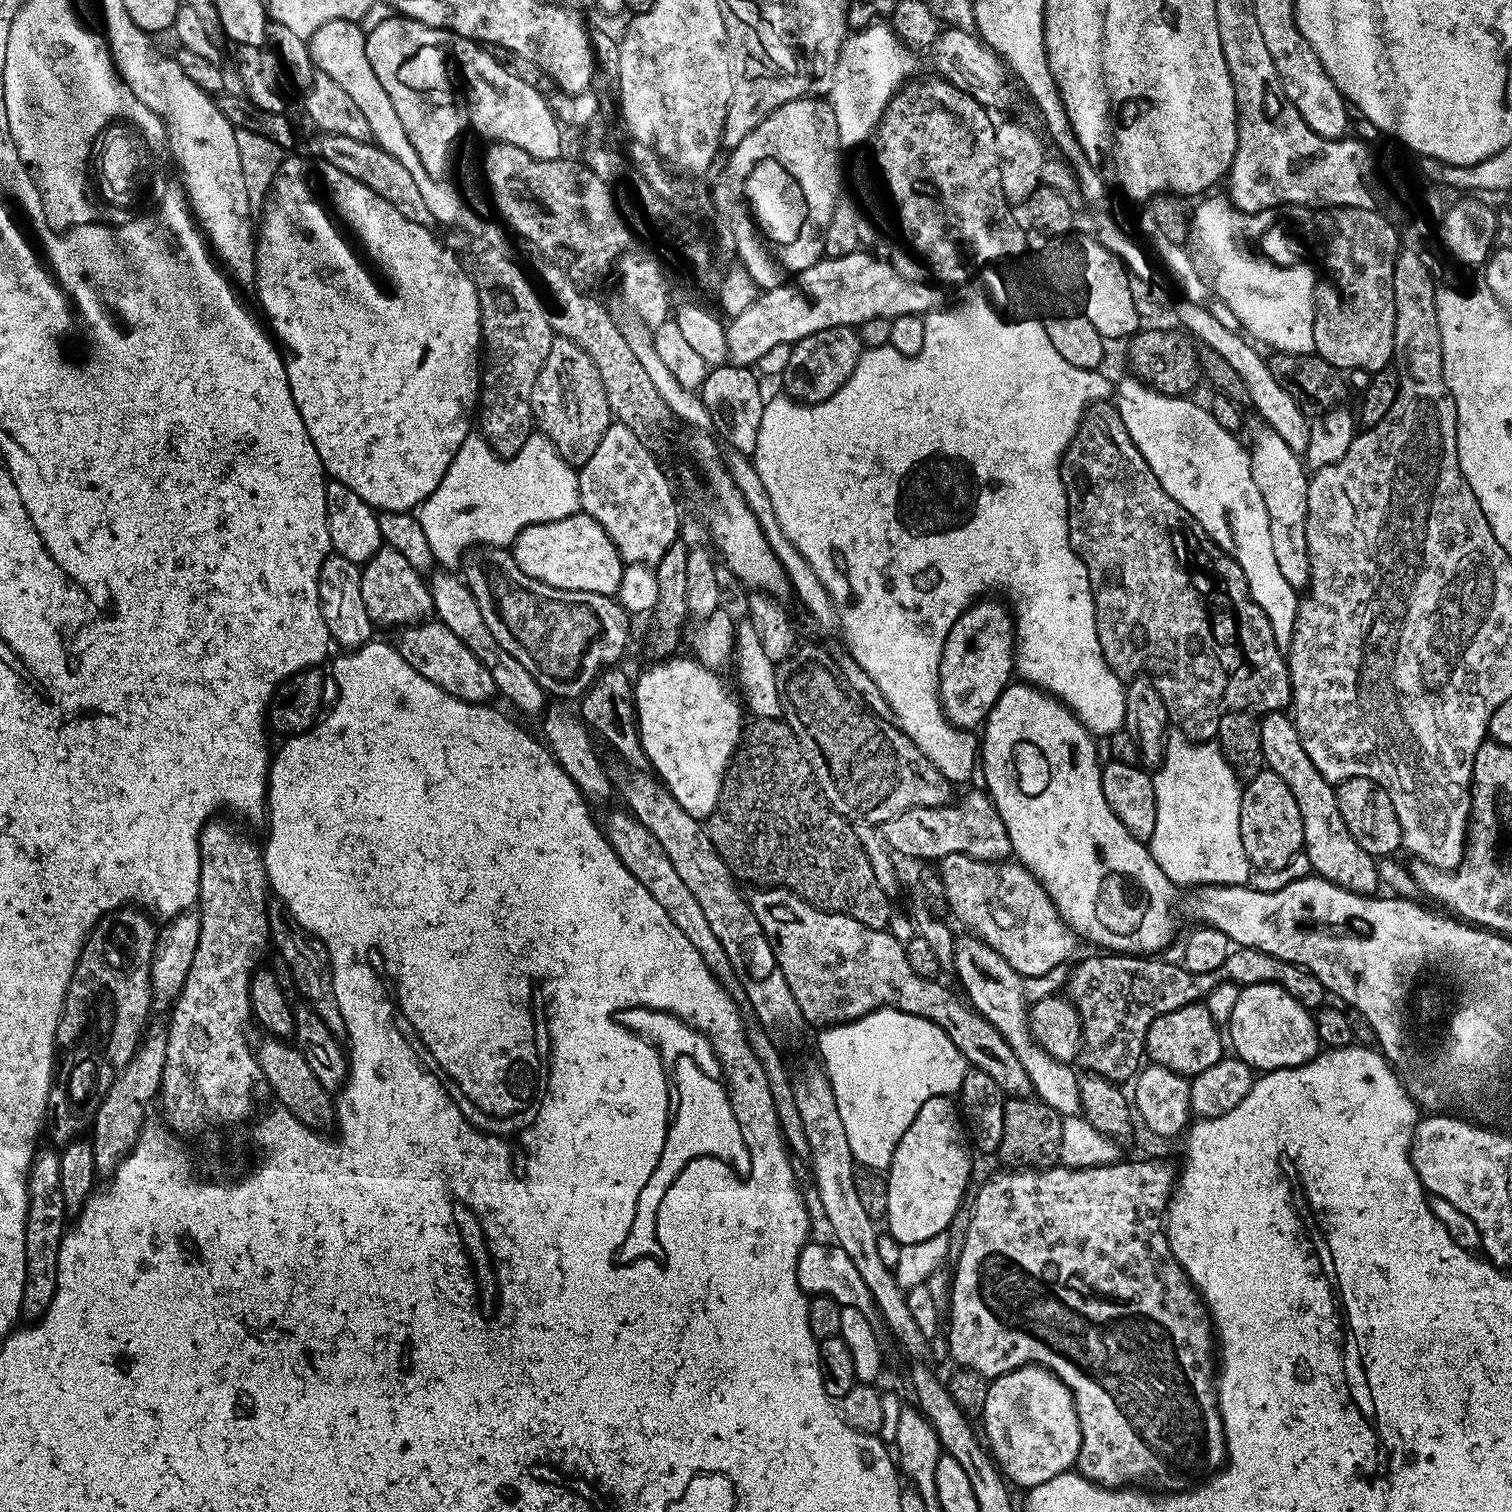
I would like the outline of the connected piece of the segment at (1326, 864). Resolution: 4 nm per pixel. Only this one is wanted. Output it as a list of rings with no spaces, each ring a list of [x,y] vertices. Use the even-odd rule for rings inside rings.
[[[1284,712],[1267,713],[1260,720],[1262,734],[1262,754],[1267,771],[1278,774],[1282,782],[1290,788],[1298,811],[1302,816],[1302,834],[1304,835],[1303,855],[1308,855],[1308,864],[1313,873],[1324,880],[1345,888],[1347,892],[1356,892],[1360,896],[1370,896],[1381,887],[1377,857],[1366,854],[1362,846],[1346,830],[1342,814],[1338,814],[1338,798],[1331,781],[1325,779],[1302,750],[1302,738],[1298,738],[1295,719]]]

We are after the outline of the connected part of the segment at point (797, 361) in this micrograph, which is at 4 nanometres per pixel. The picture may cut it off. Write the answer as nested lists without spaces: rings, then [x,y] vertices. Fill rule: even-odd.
[[[839,328],[819,330],[792,344],[787,349],[784,369],[780,372],[780,384],[789,401],[803,404],[820,404],[829,400],[841,388],[852,373],[858,359],[858,346]]]

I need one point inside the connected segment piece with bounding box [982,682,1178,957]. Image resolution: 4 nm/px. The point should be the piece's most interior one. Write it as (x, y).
(1039, 761)

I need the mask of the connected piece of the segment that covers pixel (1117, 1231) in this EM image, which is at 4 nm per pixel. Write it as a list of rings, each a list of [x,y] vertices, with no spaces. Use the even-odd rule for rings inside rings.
[[[1132,1160],[1129,1164],[1117,1162],[1099,1166],[1057,1166],[1020,1171],[1024,1172],[996,1172],[984,1185],[977,1187],[977,1206],[970,1232],[966,1235],[962,1258],[950,1276],[952,1321],[946,1332],[947,1354],[957,1360],[955,1363],[959,1367],[969,1368],[985,1378],[1004,1376],[1015,1368],[1025,1366],[1039,1366],[1053,1372],[1076,1399],[1082,1446],[1075,1467],[1080,1475],[1093,1484],[1113,1490],[1125,1486],[1147,1486],[1165,1493],[1187,1489],[1209,1470],[1219,1469],[1223,1465],[1226,1449],[1214,1387],[1214,1332],[1199,1292],[1188,1281],[1183,1266],[1172,1257],[1168,1245],[1166,1213],[1174,1191],[1174,1172],[1160,1160],[1153,1164],[1148,1160]]]

